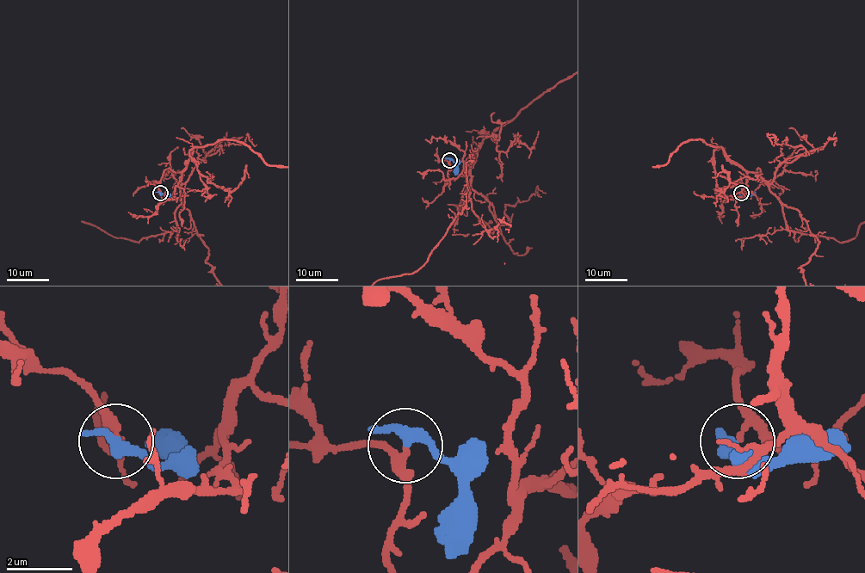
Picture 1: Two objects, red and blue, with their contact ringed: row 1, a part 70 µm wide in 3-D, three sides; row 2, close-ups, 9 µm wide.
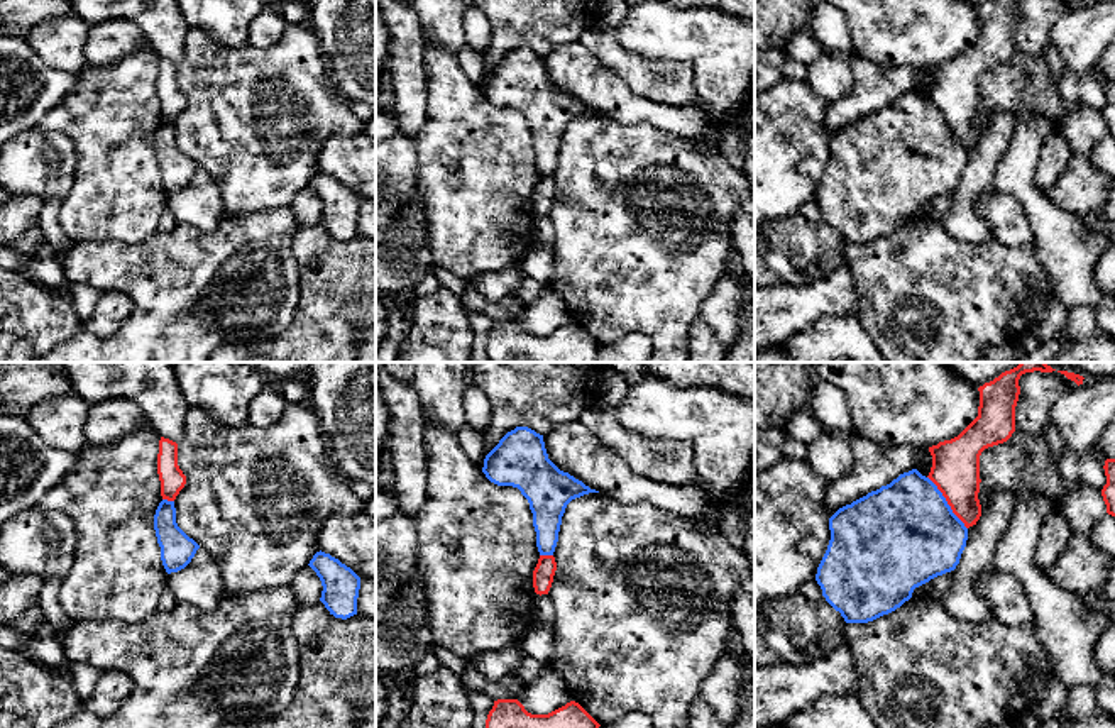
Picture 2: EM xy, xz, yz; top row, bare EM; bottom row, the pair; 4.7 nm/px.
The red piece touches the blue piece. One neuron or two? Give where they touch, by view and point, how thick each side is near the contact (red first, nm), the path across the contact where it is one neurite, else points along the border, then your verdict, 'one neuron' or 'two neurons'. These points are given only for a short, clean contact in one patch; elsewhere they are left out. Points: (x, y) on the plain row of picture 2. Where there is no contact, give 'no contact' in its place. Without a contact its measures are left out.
yz (948, 124) | 220/500 nm | along yz (928, 97), (966, 149) | two neurons

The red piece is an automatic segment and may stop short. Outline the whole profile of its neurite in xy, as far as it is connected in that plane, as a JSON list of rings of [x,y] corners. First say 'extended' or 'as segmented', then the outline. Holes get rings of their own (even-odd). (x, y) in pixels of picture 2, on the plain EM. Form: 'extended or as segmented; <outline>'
as segmented; [[[164,58],[159,61],[157,95],[162,120],[174,122],[186,105],[186,97],[178,86],[178,64]]]

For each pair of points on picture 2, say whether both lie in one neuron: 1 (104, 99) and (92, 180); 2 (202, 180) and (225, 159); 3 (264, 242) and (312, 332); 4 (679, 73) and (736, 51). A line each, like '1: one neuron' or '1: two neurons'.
1: one neuron
2: two neurons
3: two neurons
4: two neurons

